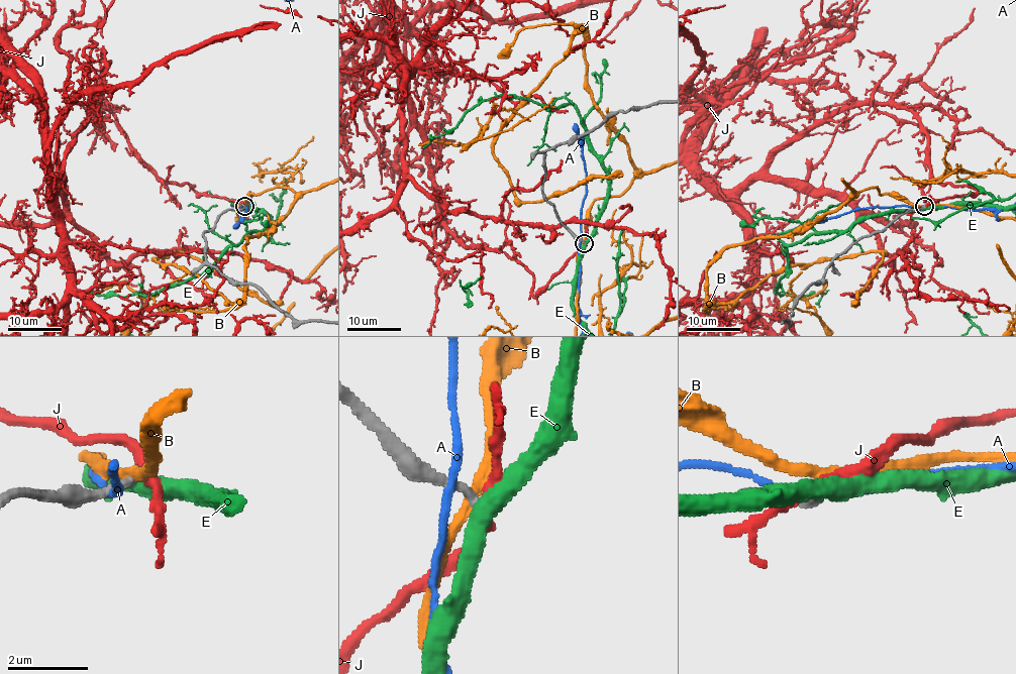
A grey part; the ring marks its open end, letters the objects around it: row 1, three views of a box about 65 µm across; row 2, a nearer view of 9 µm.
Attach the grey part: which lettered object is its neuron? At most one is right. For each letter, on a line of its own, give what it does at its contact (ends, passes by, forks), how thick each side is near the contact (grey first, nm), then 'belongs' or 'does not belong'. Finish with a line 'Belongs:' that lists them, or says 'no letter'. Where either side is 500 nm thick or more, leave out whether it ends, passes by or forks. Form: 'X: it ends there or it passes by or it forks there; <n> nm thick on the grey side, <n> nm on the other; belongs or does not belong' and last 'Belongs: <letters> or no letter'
A: it passes by; 360 nm thick on the grey side, 200 nm on the other; does not belong
B: it passes by; 240 nm thick on the grey side, 280 nm on the other; does not belong
E: it passes by; 240 nm thick on the grey side, 480 nm on the other; does not belong
J: it passes by; 240 nm thick on the grey side, 320 nm on the other; does not belong
Belongs: no letter

